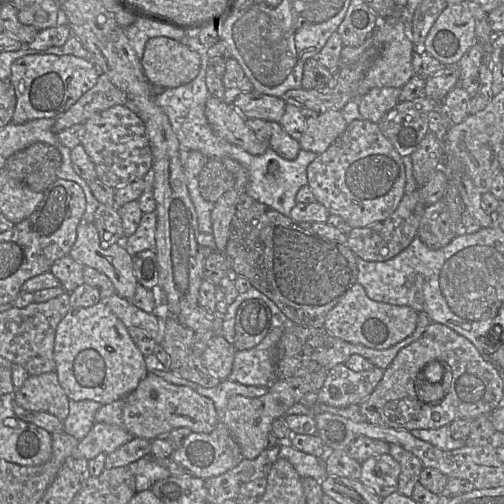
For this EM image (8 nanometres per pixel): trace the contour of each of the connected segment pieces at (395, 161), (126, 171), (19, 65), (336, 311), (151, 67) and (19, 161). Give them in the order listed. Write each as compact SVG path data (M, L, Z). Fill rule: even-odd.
M357 119L348 123L345 131L331 144L331 146L319 154L307 168L308 185L312 190L317 202L323 204L332 215L342 217L351 228L361 228L383 221L389 217L398 207L405 194L406 171L402 156L397 152L390 140L383 135L378 123L369 120Z
M125 105L112 106L87 119L80 144L95 165L97 178L114 189L151 174L153 156L146 127Z
M30 54L16 59L10 74L16 94L12 122L23 124L34 119L56 119L95 86L100 74L91 59L74 55Z
M355 282L328 312L324 328L333 336L372 349L387 349L411 335L418 313L409 306L391 305L370 299L364 288Z
M161 36L147 41L141 64L153 87L176 88L197 77L201 59L183 43Z
M36 142L16 152L4 162L9 175L35 192L44 192L57 178L62 163L59 150Z

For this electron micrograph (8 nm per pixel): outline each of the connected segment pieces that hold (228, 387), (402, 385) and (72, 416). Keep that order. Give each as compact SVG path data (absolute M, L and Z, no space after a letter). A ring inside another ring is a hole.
M225 379L212 388L196 386L197 393L210 398L215 405L220 423L223 419L227 408L228 401L233 396L244 396L247 398L259 398L265 395L268 391L267 387L248 386L241 383Z
M431 322L416 341L398 352L390 366L384 370L383 377L374 391L359 404L359 408L366 421L371 424L394 428L396 430L412 431L415 429L439 428L462 418L476 419L480 415L489 414L498 408L502 404L502 398L503 381L496 368L485 360L475 346L465 337L443 324ZM428 364L437 364L428 366L432 367L429 368L432 376L433 371L435 372L434 381L431 383L440 382L442 384L446 369L445 366L448 366L451 371L450 386L444 398L439 403L425 403L419 398L415 390L417 375L418 373L422 373L422 379L426 379L422 371Z
M69 399L69 414L63 421L63 431L80 441L95 425L95 415L101 407L102 404L93 400Z

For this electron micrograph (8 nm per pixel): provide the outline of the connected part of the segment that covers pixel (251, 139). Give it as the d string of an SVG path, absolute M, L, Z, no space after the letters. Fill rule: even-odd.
M210 96L205 115L213 131L220 138L235 144L252 155L261 155L269 148L268 141L258 138L246 119L231 103Z

